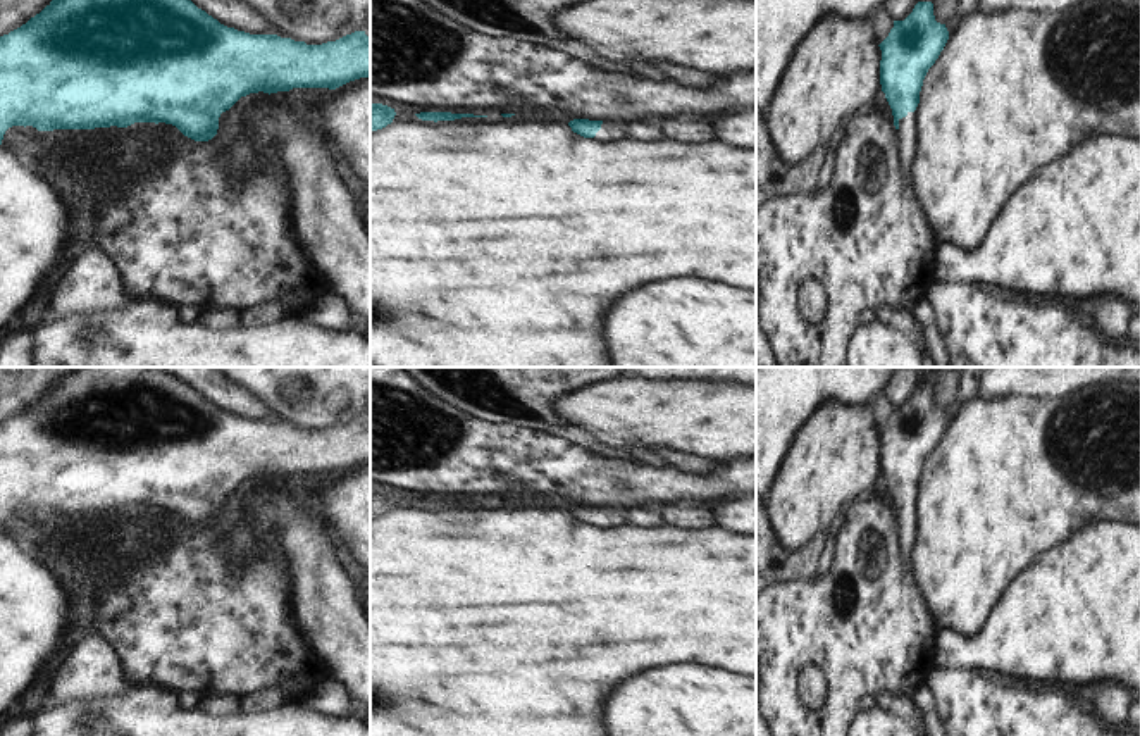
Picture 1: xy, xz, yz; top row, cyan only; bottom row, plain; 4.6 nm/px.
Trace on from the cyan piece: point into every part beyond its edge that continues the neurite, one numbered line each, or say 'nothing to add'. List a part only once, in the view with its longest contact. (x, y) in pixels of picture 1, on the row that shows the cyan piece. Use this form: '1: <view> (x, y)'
1: yz (906, 135)

